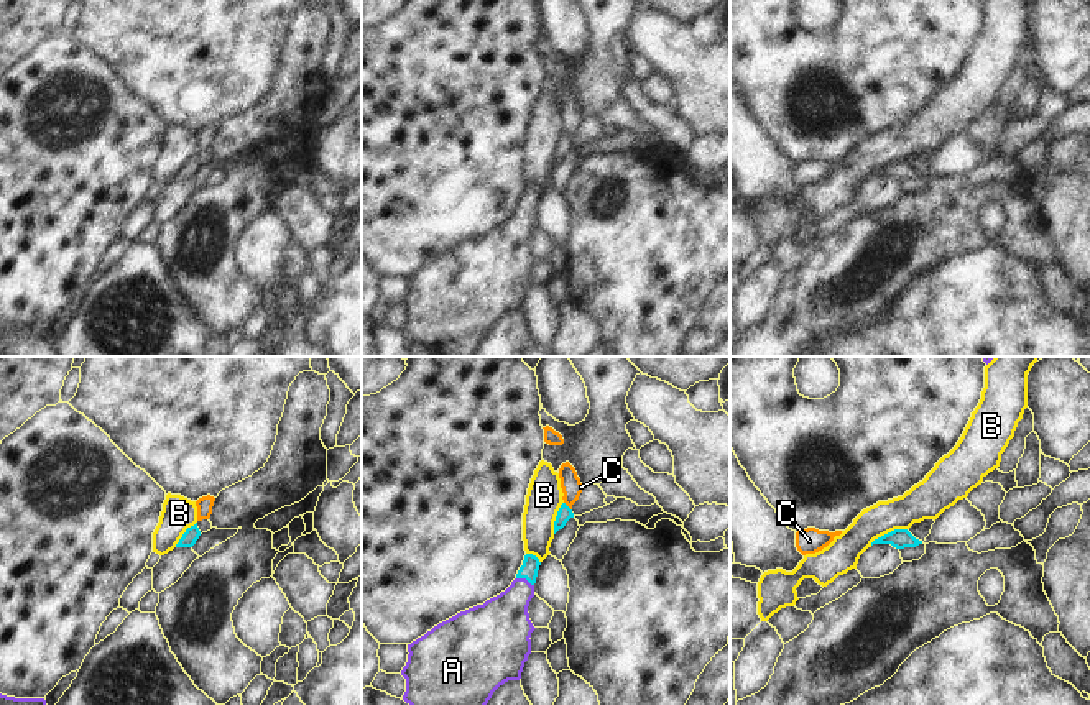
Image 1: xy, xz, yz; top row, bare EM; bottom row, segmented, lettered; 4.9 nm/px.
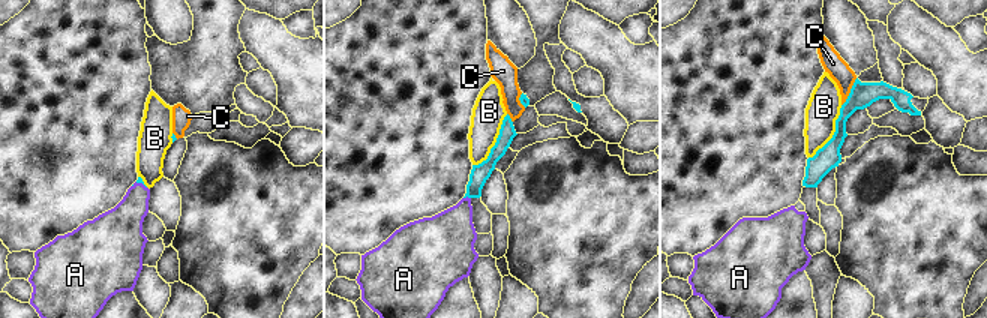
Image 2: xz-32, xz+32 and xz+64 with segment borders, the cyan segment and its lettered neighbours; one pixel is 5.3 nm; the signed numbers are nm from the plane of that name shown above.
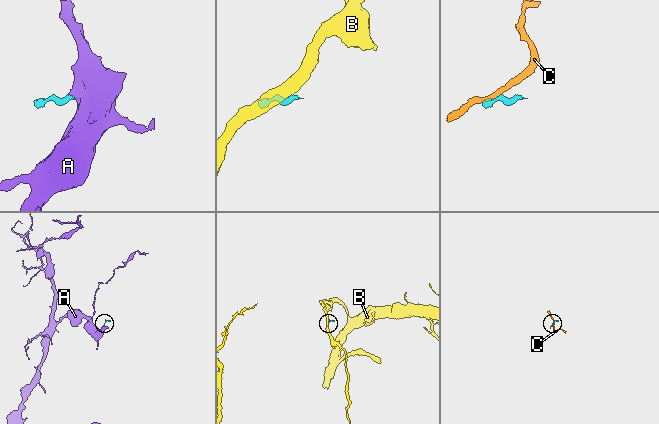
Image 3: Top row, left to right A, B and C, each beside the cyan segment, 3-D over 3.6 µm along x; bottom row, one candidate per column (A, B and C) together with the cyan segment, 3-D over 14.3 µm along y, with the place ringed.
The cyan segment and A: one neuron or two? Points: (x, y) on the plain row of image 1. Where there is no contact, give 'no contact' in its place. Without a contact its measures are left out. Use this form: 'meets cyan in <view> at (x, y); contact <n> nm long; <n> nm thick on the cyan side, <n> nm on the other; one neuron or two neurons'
meets cyan in xz at (525, 209); contact 100 nm long; 90 nm thick on the cyan side, 260 nm on the other; one neuron

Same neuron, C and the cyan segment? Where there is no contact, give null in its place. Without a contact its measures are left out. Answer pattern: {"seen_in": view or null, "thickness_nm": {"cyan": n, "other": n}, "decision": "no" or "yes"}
{"seen_in": "xz", "thickness_nm": {"cyan": 70, "other": 100}, "decision": "no"}

